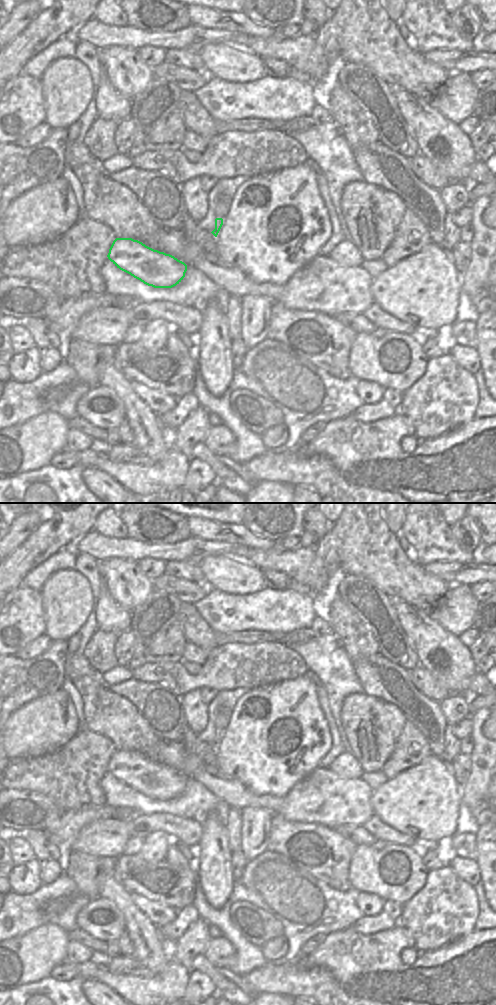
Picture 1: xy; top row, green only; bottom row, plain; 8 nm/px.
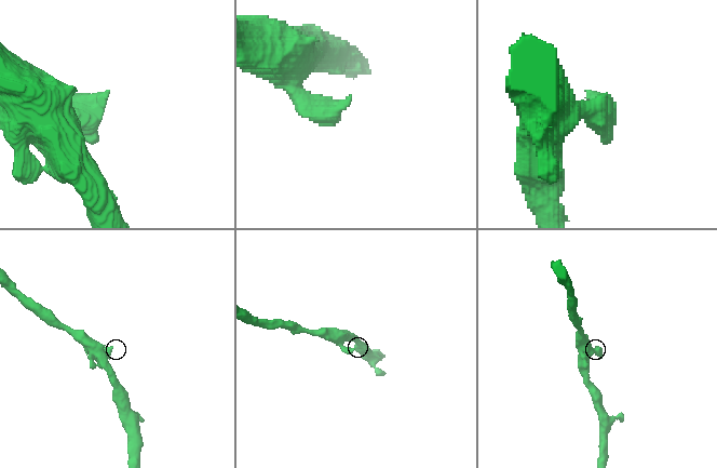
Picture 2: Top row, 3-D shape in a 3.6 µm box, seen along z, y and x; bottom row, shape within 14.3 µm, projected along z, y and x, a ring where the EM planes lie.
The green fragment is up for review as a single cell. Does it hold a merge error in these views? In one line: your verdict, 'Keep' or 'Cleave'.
Keep

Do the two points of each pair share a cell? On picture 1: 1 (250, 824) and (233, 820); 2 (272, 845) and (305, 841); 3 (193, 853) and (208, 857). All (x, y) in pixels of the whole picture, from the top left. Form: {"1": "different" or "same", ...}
{"1": "different", "2": "same", "3": "different"}

